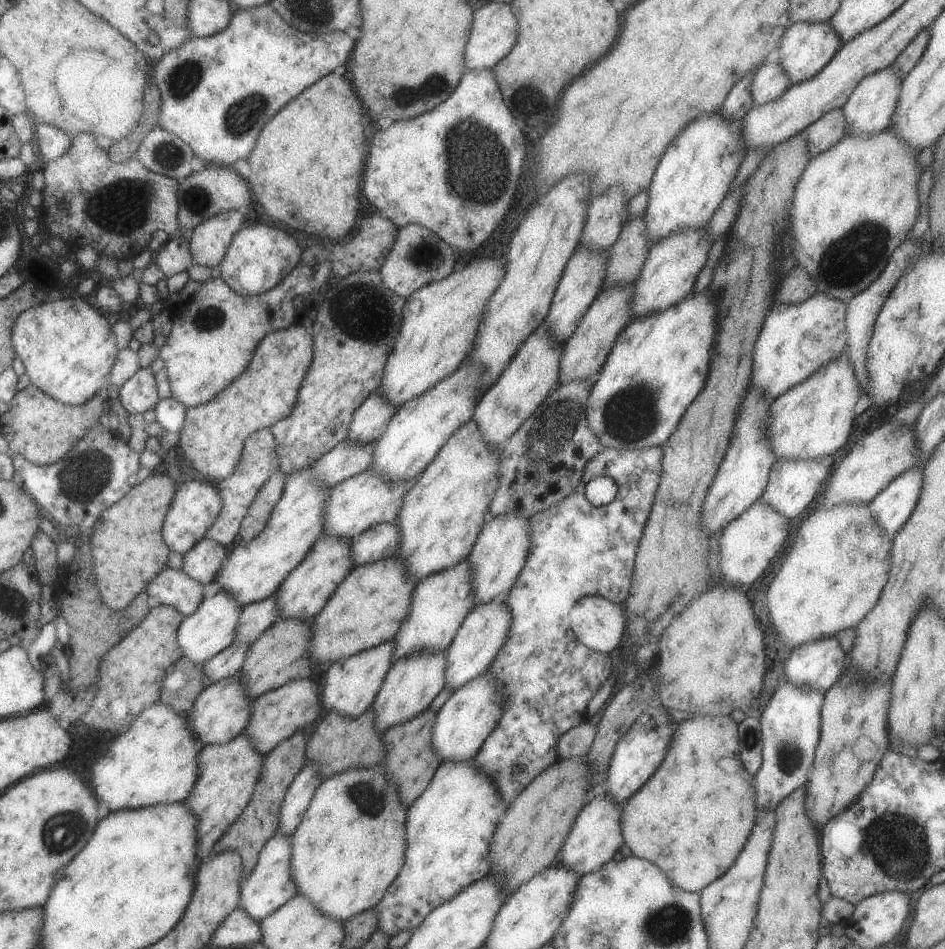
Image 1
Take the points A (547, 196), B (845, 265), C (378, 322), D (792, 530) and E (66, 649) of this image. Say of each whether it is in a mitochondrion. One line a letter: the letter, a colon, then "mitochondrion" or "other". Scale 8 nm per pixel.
A: other
B: mitochondrion
C: mitochondrion
D: other
E: other

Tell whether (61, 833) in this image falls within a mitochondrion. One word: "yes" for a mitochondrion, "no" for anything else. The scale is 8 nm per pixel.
yes

